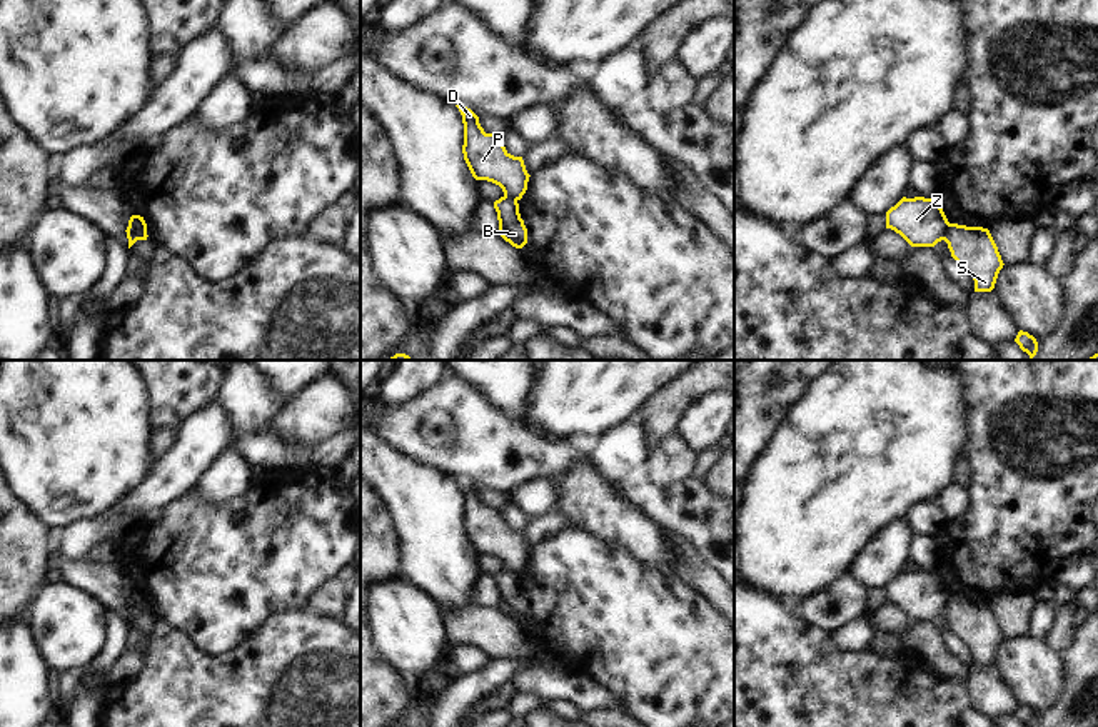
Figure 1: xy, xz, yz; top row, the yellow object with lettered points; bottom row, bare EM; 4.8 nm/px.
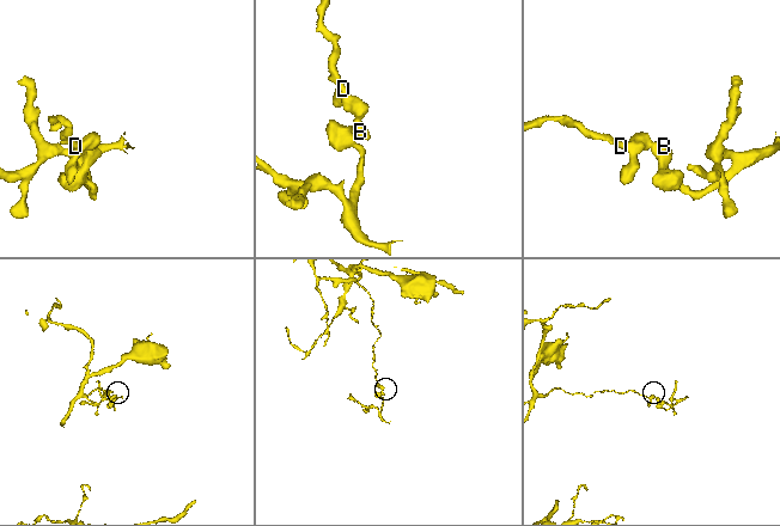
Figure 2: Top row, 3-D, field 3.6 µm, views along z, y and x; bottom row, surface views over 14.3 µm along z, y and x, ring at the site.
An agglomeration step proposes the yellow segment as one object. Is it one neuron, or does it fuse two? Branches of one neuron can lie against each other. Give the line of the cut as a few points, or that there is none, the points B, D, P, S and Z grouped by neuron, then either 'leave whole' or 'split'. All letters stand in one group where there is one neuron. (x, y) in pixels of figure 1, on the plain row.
cut in yz along (950, 597), (943, 612); B S / D P Z; split

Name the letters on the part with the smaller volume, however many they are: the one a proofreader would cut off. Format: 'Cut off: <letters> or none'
Cut off: B, S

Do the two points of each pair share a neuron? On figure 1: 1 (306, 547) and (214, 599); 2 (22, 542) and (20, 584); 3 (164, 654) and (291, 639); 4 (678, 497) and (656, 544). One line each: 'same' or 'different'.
1: same
2: same
3: same
4: different

